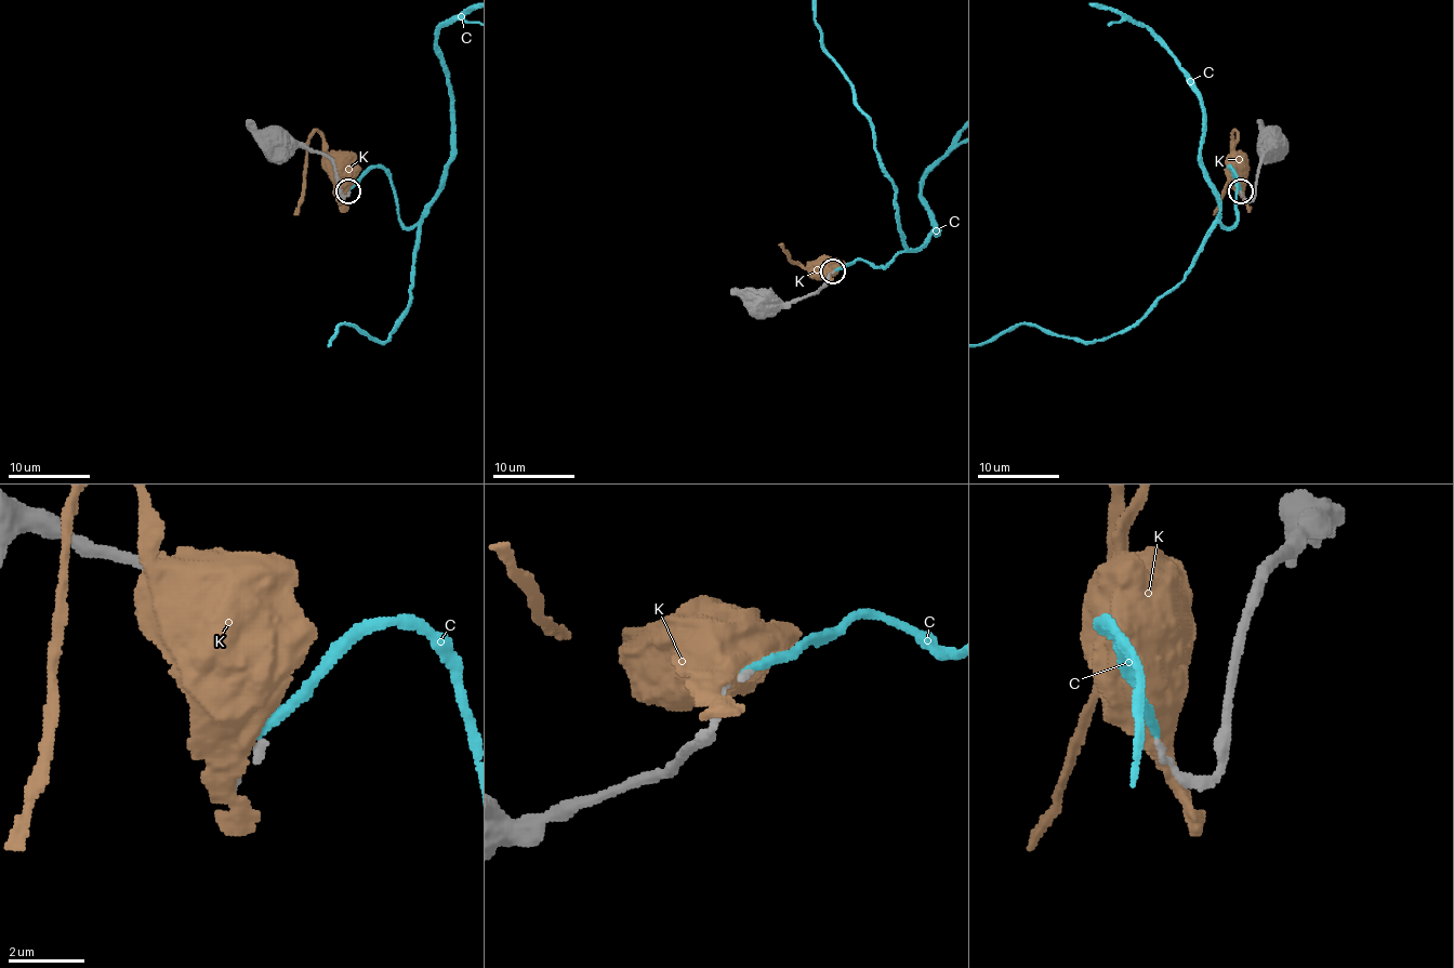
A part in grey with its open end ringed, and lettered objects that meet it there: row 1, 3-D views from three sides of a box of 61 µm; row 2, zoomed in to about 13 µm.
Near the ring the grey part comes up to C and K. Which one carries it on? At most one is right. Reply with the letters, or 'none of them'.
C

